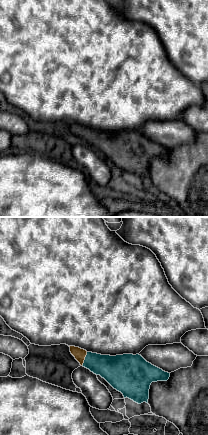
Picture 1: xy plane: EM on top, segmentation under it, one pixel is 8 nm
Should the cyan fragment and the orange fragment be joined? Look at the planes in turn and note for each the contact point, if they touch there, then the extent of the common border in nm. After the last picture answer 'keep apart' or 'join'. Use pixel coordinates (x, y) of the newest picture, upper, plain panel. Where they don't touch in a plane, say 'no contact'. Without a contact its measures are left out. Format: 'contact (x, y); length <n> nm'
contact (85, 135); length 120 nm

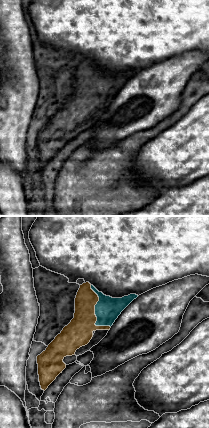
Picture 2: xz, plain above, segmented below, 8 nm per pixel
contact (95, 88); length 380 nm

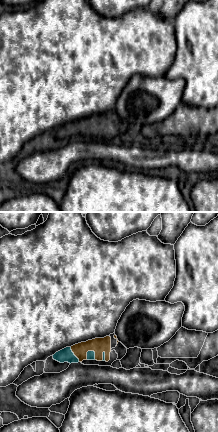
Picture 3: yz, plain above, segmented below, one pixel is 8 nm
contact (87, 129); length 100 nm

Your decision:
join

